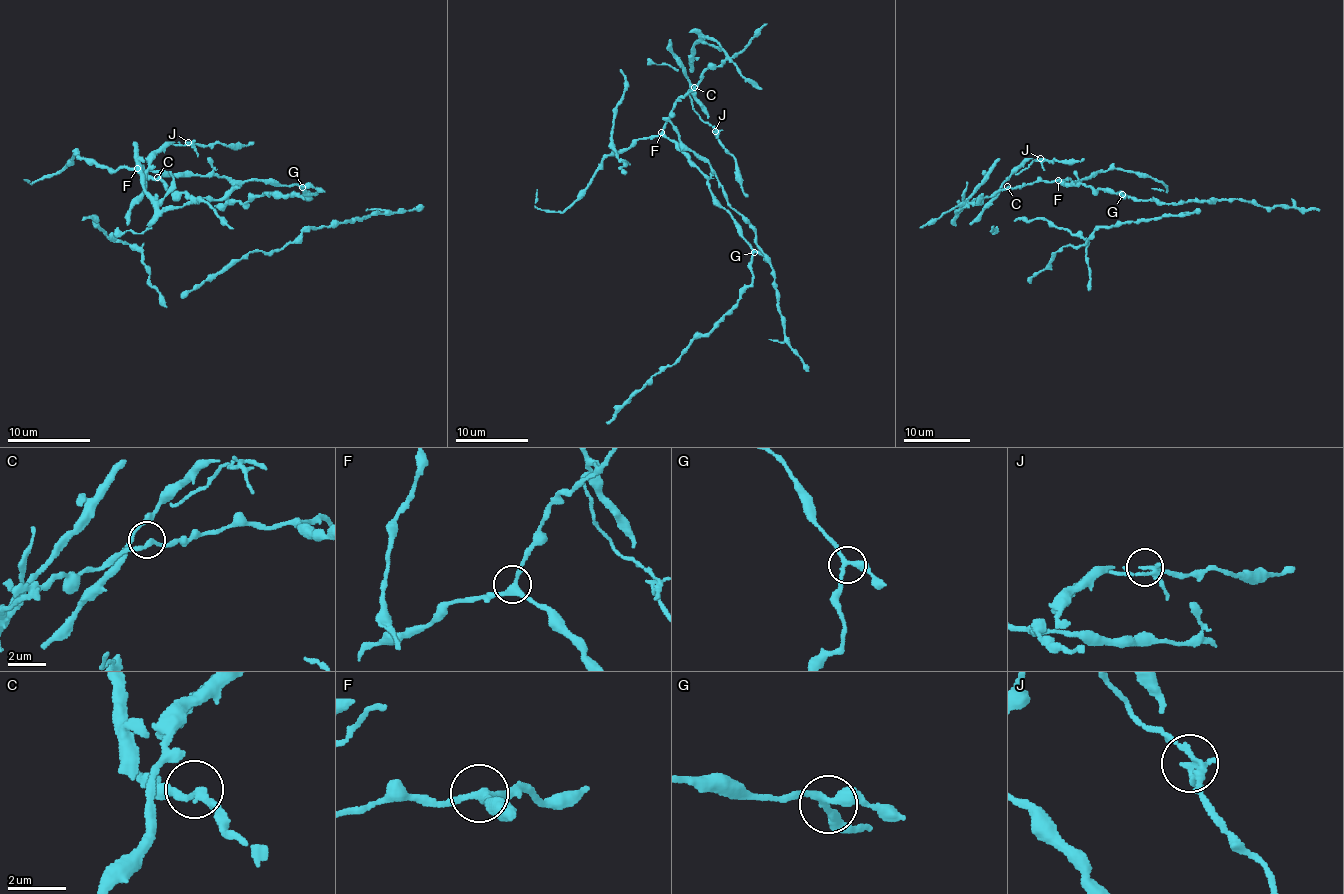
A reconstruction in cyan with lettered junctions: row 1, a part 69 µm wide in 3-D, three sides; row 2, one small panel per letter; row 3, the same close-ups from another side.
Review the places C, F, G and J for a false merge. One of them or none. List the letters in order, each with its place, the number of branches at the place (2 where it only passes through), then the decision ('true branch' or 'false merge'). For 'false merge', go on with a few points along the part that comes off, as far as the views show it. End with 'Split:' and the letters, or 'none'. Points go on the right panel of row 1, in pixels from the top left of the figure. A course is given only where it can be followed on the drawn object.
C: (1007, 186) | 3 | true branch
F: (1058, 180) | 3 | true branch
G: (1122, 194) | 3 | true branch
J: (1040, 158) | 3 | false merge | (1040, 158), (1016, 175)
Split: J

